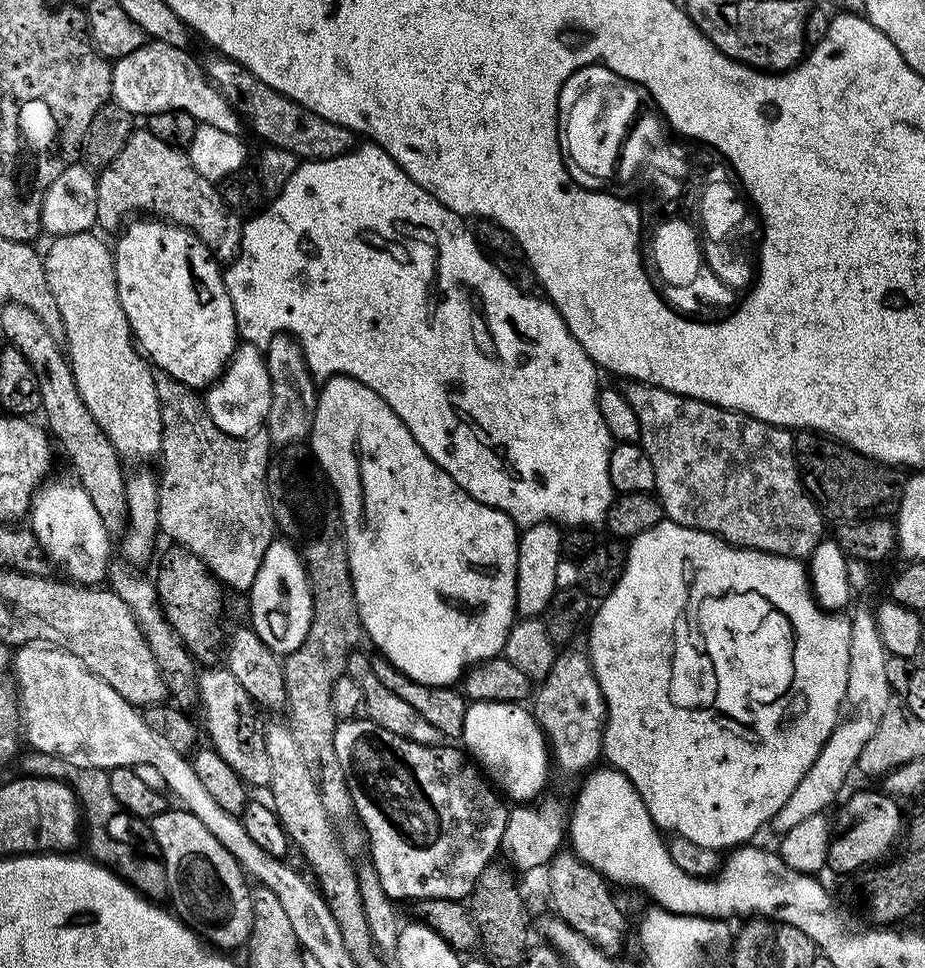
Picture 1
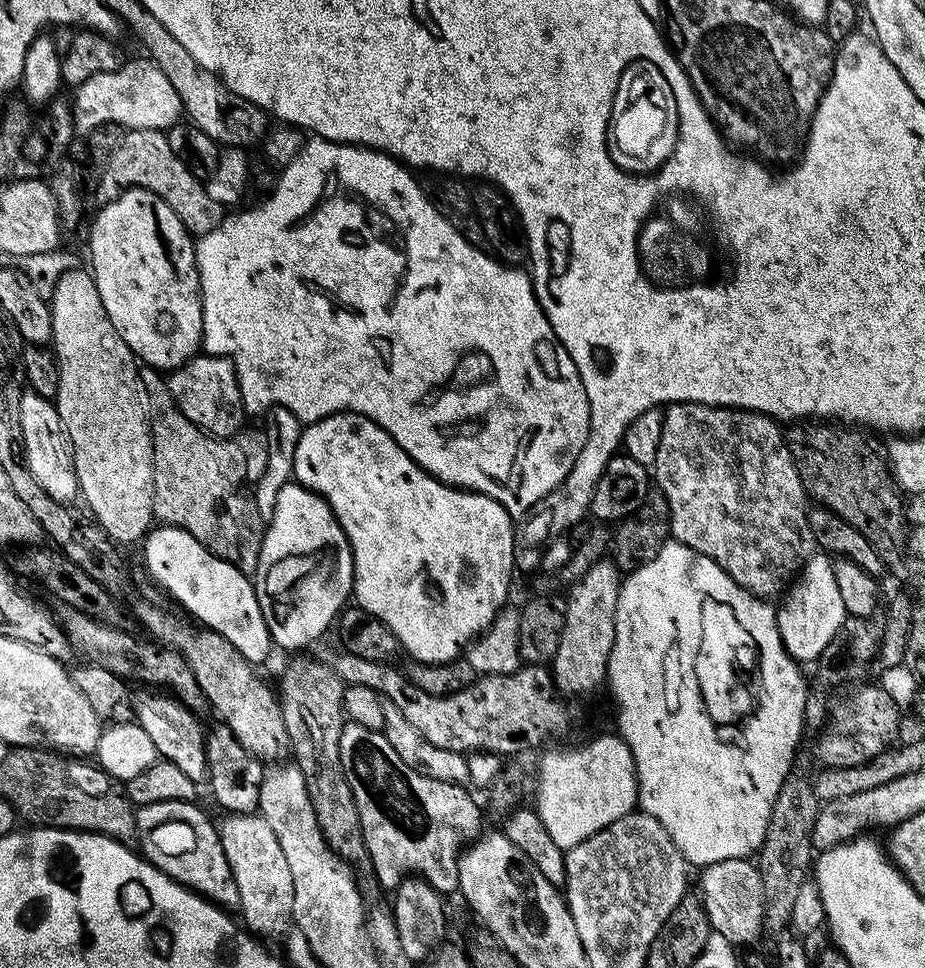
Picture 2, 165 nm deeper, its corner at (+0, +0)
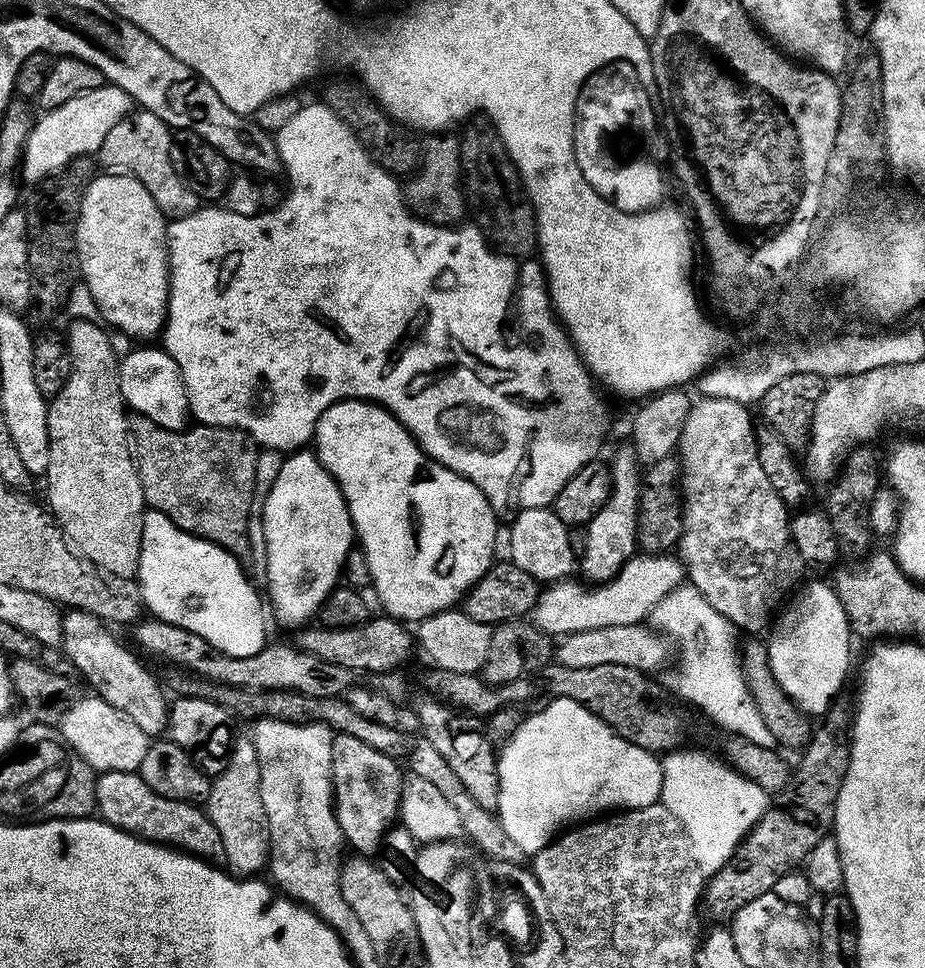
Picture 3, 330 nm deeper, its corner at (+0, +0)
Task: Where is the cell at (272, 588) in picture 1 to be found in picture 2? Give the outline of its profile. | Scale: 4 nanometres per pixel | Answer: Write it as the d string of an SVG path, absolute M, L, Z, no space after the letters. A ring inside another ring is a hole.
M289 482L278 493L273 518L264 529L262 554L258 558L254 587L262 618L266 618L272 643L277 649L304 648L314 643L327 628L329 631L333 627L336 617L353 595L352 547L348 545L346 534L336 521L328 501L303 484Z

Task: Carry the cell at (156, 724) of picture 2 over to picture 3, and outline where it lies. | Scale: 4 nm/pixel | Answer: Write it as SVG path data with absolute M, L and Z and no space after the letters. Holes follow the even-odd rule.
M65 611L62 623L62 651L72 663L73 669L84 675L85 682L92 687L91 691L122 714L126 714L126 718L130 718L134 726L139 726L148 737L159 737L168 727L170 704L167 699L164 701L164 692L160 689L159 682L132 657L133 649L124 648L123 642L116 640L112 633L115 631L89 612Z

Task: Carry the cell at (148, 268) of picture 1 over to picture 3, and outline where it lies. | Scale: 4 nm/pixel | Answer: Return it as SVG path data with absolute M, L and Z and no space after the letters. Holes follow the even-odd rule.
M97 174L88 183L88 189L84 191L84 197L80 203L80 219L76 222L76 258L80 261L80 276L82 284L88 287L88 292L92 295L92 300L96 303L98 311L104 315L105 325L113 324L120 332L125 332L128 336L137 336L137 341L148 342L152 335L159 333L166 323L168 314L168 289L170 287L170 273L168 271L168 224L166 217L160 208L150 198L146 186L138 182L132 176L122 176L119 174Z

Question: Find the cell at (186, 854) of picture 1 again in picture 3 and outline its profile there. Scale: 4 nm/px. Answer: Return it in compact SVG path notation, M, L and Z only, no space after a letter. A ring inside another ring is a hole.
M139 771L99 773L96 778L96 812L105 824L113 824L141 840L163 844L209 862L224 859L222 838L218 838L218 830L214 830L214 822L210 822L207 811L194 804L154 794L154 790L142 782Z

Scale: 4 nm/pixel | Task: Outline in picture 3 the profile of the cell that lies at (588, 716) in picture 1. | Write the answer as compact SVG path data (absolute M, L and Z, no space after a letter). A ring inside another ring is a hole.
M624 446L624 449L613 460L610 460L610 467L612 470L612 479L608 489L608 497L602 506L602 510L598 510L598 514L594 514L592 521L584 528L584 533L586 534L586 550L582 550L582 554L578 557L579 575L581 572L585 577L580 576L593 585L605 584L608 580L614 579L622 570L623 564L637 555L638 552L636 527L638 526L638 502L640 501L642 468L636 459L636 453L628 446Z

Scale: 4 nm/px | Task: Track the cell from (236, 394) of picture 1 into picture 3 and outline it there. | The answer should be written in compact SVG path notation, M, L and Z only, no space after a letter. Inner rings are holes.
M136 346L133 352L123 353L118 364L120 373L120 393L125 405L135 415L150 418L158 426L166 430L179 432L190 420L188 407L188 391L180 373L180 367L174 358L163 347L148 348L152 346Z

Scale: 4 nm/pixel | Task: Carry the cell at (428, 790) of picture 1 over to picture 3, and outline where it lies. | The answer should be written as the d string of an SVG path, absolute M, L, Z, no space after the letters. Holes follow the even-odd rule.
M343 734L337 735L332 742L332 790L334 793L334 811L338 824L344 835L347 847L352 847L353 853L375 857L379 853L384 835L393 827L400 811L400 795L402 773L393 757L378 754L374 746L366 746L366 742L358 742L358 738L350 738Z

